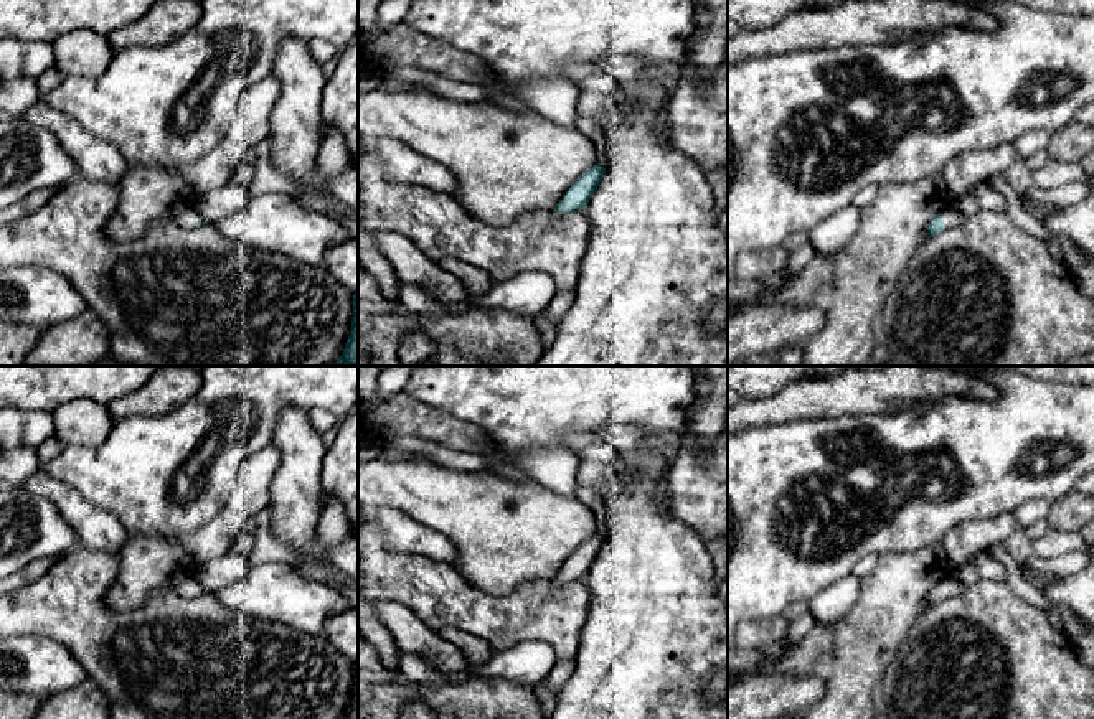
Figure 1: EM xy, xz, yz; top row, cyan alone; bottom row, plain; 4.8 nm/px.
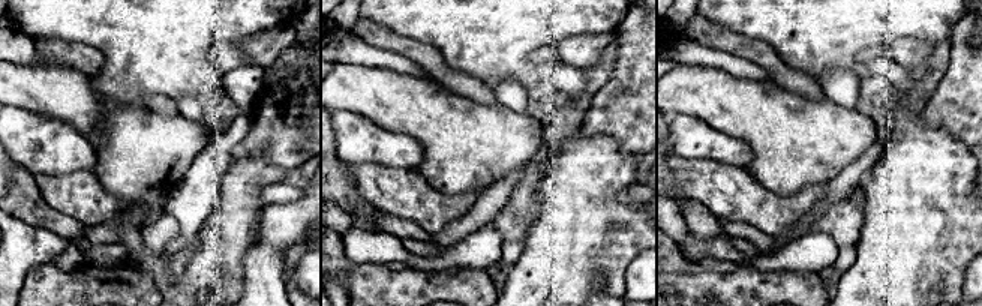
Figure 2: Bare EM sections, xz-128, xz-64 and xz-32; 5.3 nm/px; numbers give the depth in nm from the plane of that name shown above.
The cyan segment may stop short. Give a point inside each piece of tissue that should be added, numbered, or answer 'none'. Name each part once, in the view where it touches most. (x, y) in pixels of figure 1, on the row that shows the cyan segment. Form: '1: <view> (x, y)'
1: yz (951, 218)

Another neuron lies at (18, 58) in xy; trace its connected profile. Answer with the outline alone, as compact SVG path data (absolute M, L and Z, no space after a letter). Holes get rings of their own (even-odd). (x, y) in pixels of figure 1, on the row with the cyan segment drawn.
M7 38L0 41L0 79L38 79L54 66L53 45L46 41L26 41Z

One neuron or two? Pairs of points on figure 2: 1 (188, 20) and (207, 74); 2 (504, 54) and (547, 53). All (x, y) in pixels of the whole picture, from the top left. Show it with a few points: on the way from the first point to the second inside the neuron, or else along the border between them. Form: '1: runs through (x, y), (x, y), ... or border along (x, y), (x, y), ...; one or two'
1: runs through (188, 33), (188, 54), (194, 60); one
2: border along (556, 44), (540, 47), (528, 57); two

